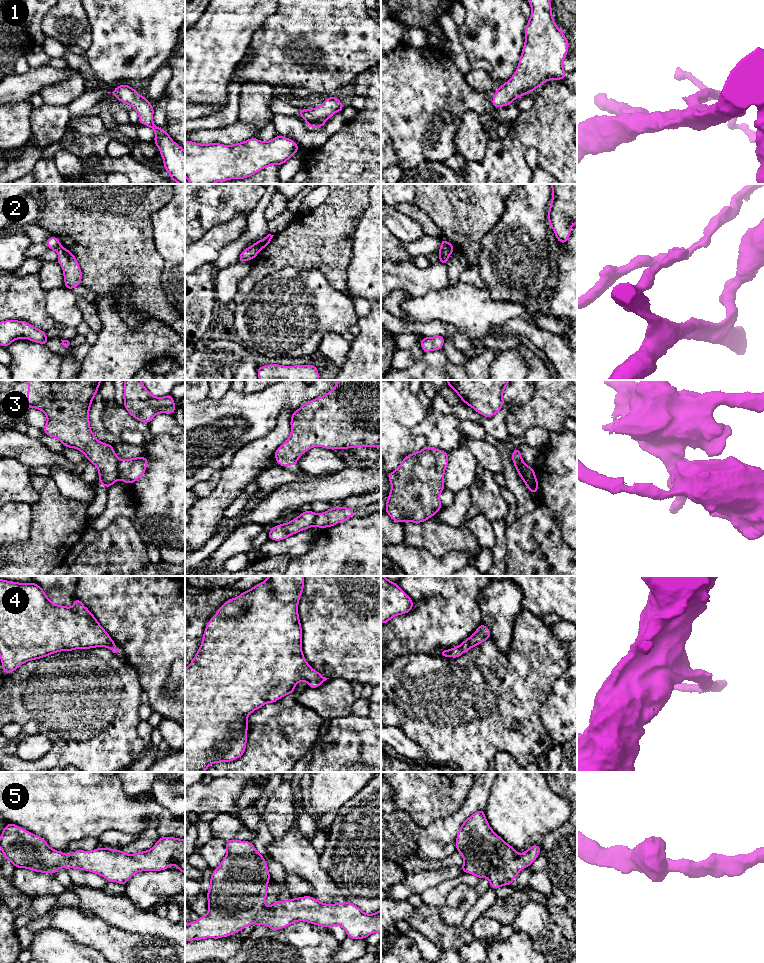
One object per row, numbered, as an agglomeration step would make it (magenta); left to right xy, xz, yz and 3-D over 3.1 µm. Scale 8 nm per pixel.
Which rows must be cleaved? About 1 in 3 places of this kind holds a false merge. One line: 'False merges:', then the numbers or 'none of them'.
False merges: 3

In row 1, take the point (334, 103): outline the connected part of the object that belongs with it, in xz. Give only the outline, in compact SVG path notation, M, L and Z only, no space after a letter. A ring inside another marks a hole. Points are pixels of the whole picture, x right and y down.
M328 97L322 105L312 109L299 109L298 113L309 127L319 129L335 112L341 112L343 109L339 98Z

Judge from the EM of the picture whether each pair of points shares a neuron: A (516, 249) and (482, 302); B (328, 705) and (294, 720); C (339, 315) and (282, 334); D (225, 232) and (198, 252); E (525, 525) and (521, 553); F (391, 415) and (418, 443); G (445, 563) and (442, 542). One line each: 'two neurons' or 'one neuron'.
A: two neurons
B: two neurons
C: one neuron
D: one neuron
E: one neuron
F: one neuron
G: two neurons

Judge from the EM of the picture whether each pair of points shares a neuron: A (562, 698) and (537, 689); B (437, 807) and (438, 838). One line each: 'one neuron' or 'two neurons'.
A: two neurons
B: two neurons

